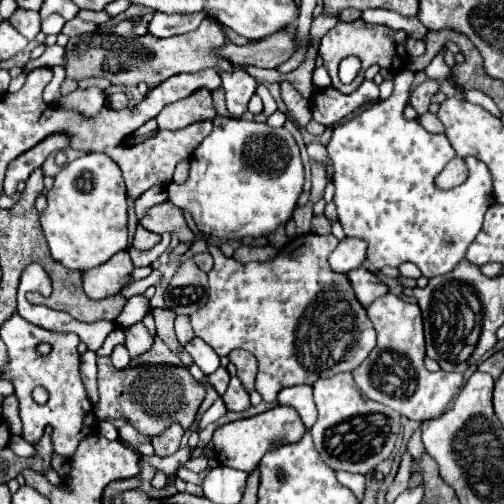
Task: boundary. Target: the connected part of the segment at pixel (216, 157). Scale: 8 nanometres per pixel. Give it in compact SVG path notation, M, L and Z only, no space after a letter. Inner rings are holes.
M217 115L211 135L203 139L191 157L187 183L169 185L167 193L171 203L193 215L203 233L221 239L259 239L293 217L303 183L299 145L289 131Z

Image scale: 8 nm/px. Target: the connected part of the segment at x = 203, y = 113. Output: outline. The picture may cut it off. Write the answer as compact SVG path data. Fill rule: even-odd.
M197 89L183 101L165 105L157 115L157 123L159 129L181 129L203 119L213 119L215 115L212 92L209 89Z

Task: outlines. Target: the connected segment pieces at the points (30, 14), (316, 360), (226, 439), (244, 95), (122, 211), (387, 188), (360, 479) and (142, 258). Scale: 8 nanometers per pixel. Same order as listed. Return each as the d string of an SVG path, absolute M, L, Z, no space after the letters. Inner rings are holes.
M17 7L15 13L7 19L9 25L13 25L19 33L23 33L29 41L35 39L35 35L41 29L41 21L39 21L39 13L37 11L29 11L29 9L21 9Z
M299 235L267 263L237 263L231 257L225 257L219 247L209 247L215 261L209 271L209 301L191 315L193 331L219 355L229 355L233 349L251 351L259 363L255 389L263 401L275 401L283 387L313 385L319 377L353 371L373 349L373 325L367 311L357 301L347 275L335 273L327 263L327 257L337 243L339 241L333 235Z
M277 405L261 415L249 417L249 419L241 419L241 421L233 421L227 423L223 427L219 427L213 433L213 445L215 445L215 455L217 461L221 465L233 467L233 469L241 469L245 473L251 473L257 469L261 457L279 447L279 445L287 445L287 443L295 443L305 435L305 425L299 417L299 413L293 407L285 407L285 405Z
M231 67L231 71L223 71L223 69L217 69L217 71L223 79L227 109L233 115L233 119L239 119L247 111L247 103L255 93L257 81L249 77L241 67Z
M87 153L67 163L55 175L55 185L47 193L47 209L41 215L41 227L49 241L51 255L67 269L87 271L107 263L117 251L127 249L127 195L119 165L103 153Z
M403 69L395 75L393 93L389 99L371 105L353 119L337 125L333 137L327 145L329 157L335 167L335 205L339 213L339 223L343 225L347 237L359 237L367 241L367 259L375 269L385 265L401 265L403 261L415 263L425 277L437 277L449 273L461 259L483 225L483 215L489 209L489 197L493 195L493 177L489 167L477 157L465 157L467 181L449 191L439 191L433 179L443 171L447 161L455 159L457 153L449 145L445 135L435 135L425 131L419 121L403 119L403 107L409 103L409 87L413 83L413 71Z
M339 471L339 473L337 473L337 479L339 479L339 483L347 485L347 487L355 493L357 501L361 501L361 499L363 499L363 495L365 495L365 475L357 475L357 473Z
M165 233L163 235L163 239L153 247L153 249L149 249L149 251L139 251L139 249L135 249L135 247L131 247L129 249L129 255L131 255L131 261L133 261L133 265L135 267L145 267L145 265L151 265L167 247L169 247L169 241L171 241L171 235L169 233Z

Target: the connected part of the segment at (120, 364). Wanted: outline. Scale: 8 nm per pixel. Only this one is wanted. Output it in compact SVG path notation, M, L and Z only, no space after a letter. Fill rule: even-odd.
M117 345L117 347L113 349L113 353L111 353L111 361L113 361L113 365L115 365L117 369L127 367L127 365L129 365L129 361L131 361L127 347L125 347L125 345Z

